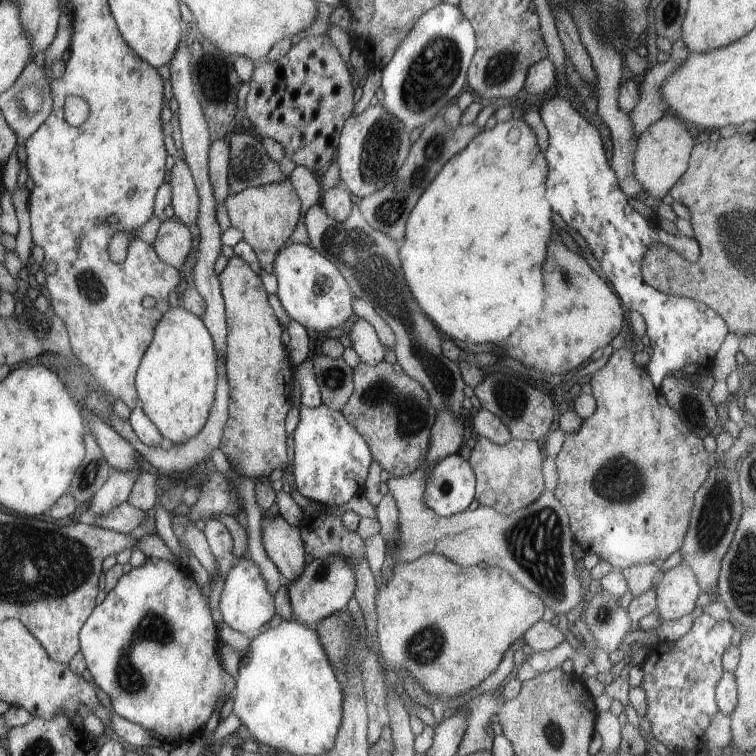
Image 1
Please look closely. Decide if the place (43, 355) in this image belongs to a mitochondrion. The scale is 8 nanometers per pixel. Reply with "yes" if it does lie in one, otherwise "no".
no

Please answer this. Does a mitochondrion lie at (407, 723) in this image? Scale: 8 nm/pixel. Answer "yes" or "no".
no

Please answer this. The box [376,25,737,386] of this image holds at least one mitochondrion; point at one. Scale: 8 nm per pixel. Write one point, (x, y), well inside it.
(431, 75)

